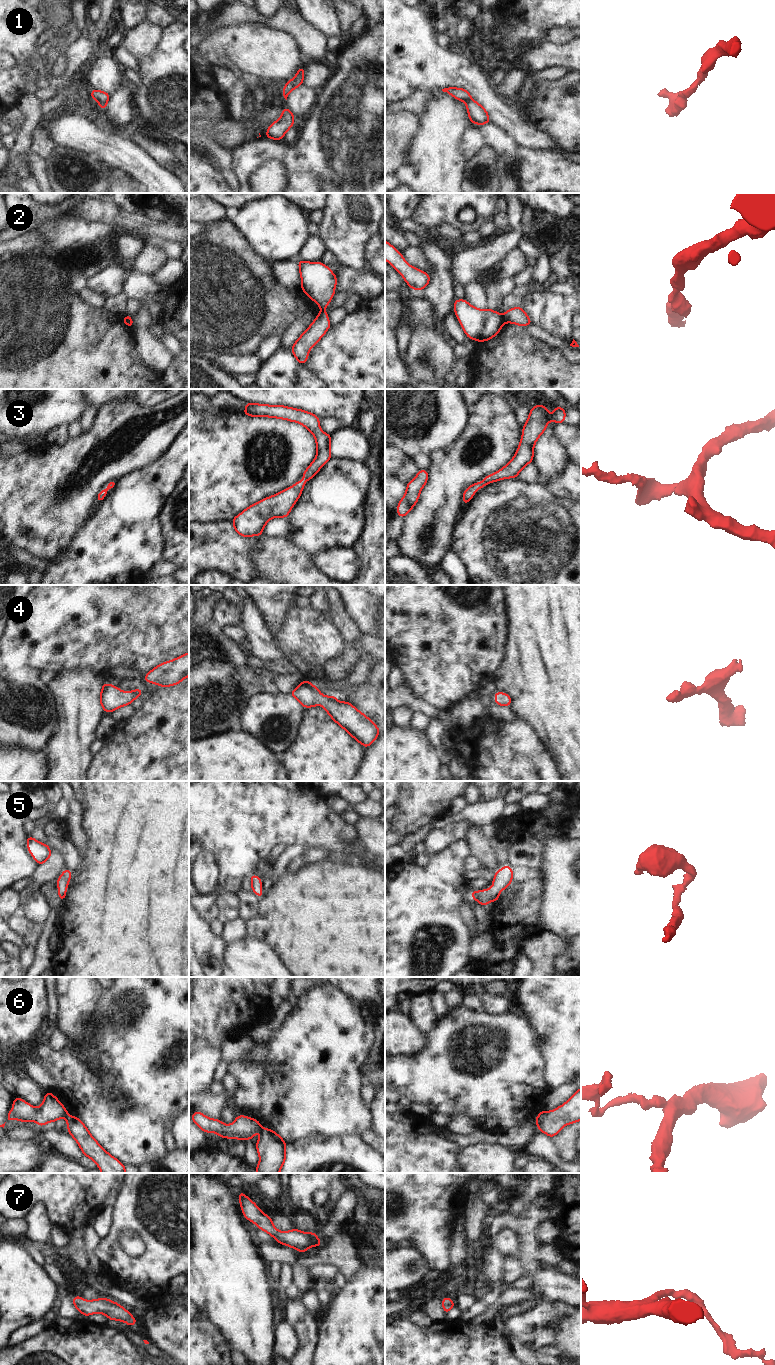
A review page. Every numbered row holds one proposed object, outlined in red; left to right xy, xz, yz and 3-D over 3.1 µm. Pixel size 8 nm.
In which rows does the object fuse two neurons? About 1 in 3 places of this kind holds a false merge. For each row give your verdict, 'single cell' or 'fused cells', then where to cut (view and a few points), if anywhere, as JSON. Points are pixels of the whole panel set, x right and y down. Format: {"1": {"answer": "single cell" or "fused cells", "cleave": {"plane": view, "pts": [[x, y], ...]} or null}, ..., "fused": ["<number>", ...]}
{"1": {"answer": "single cell", "cleave": null}, "2": {"answer": "fused cells", "cleave": {"plane": "yz", "pts": [[501, 315], [505, 321]]}}, "3": {"answer": "single cell", "cleave": null}, "4": {"answer": "single cell", "cleave": null}, "5": {"answer": "single cell", "cleave": null}, "6": {"answer": "fused cells", "cleave": {"plane": "xz", "pts": [[263, 1129], [261, 1133]]}}, "7": {"answer": "single cell", "cleave": null}, "fused": ["2", "6"]}

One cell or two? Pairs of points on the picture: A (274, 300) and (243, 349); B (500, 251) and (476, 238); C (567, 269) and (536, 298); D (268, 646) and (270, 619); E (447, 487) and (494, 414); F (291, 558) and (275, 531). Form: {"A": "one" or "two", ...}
{"A": "one", "B": "two", "C": "two", "D": "two", "E": "one", "F": "two"}

